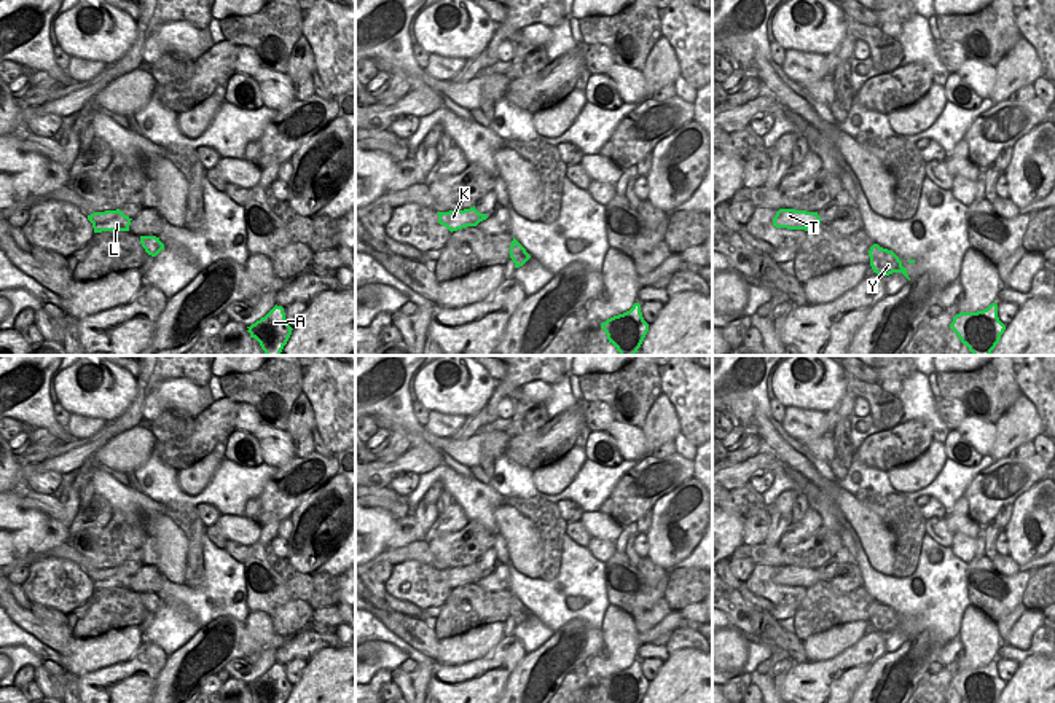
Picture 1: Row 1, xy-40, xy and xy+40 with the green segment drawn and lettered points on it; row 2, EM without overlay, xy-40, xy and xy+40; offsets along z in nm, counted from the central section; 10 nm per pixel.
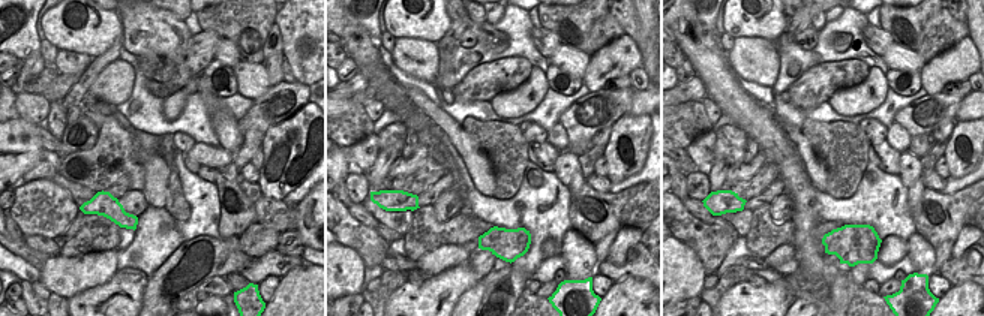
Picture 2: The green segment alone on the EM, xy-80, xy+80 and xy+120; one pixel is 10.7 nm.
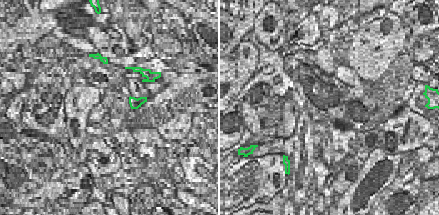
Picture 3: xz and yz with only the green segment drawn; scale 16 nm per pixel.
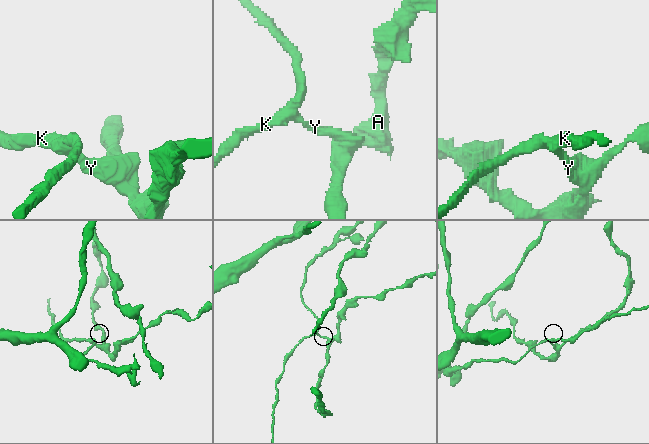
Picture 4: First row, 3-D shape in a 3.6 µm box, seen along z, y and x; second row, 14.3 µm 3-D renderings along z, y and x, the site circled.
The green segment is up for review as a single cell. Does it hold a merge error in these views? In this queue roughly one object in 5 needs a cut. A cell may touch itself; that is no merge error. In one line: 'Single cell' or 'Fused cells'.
Fused cells

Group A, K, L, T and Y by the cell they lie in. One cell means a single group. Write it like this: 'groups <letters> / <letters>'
groups A Y / K L T

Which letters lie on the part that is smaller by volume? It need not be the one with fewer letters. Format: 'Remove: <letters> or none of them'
Remove: K, L, T

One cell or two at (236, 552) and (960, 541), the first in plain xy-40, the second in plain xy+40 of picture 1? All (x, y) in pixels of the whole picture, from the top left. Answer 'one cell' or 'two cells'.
one cell

